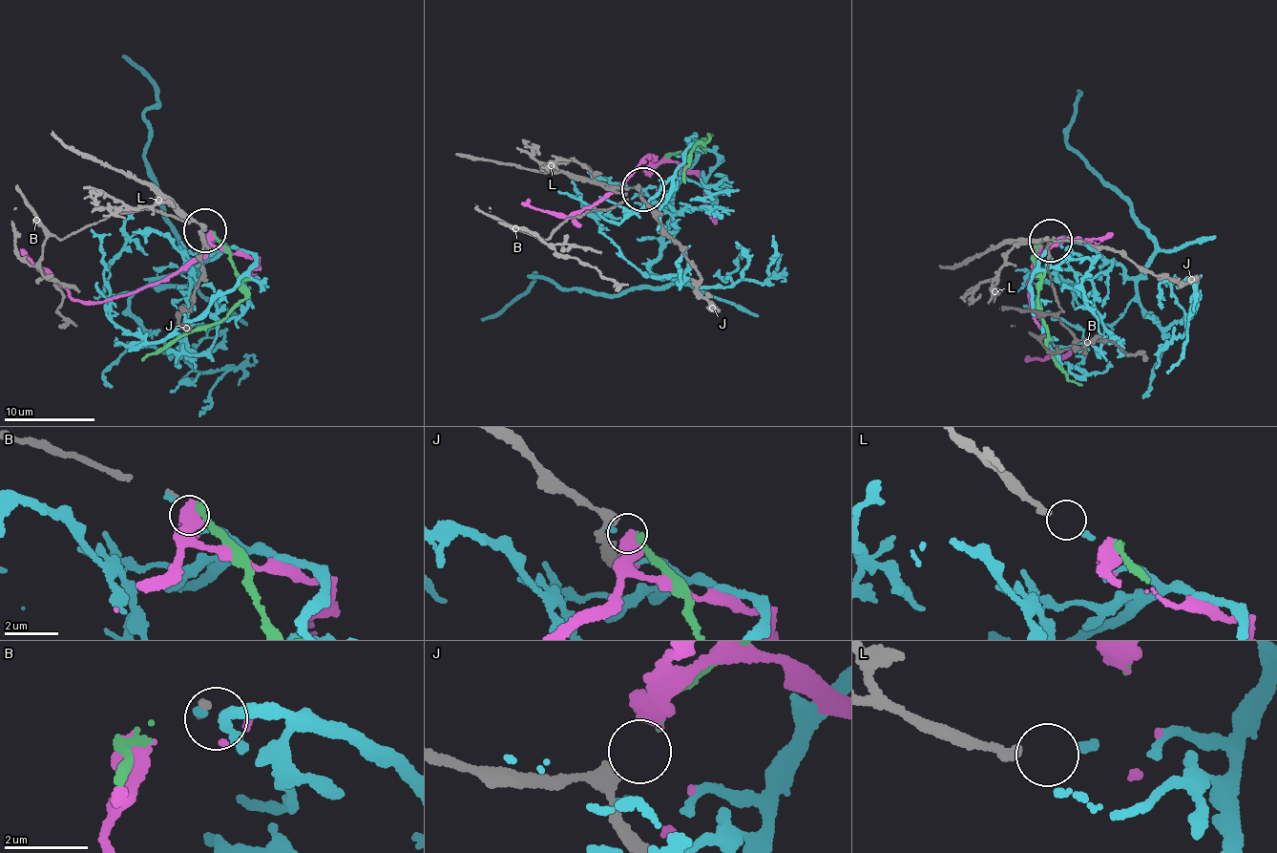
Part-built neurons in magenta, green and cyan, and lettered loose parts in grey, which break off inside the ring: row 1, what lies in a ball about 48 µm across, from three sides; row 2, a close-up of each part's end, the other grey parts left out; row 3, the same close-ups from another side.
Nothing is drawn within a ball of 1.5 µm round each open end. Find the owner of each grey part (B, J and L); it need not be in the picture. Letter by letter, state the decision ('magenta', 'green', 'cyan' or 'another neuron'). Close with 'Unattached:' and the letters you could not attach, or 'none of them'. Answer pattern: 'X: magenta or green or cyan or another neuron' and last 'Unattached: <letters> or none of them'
B: another neuron
J: green
L: cyan
Unattached: B

